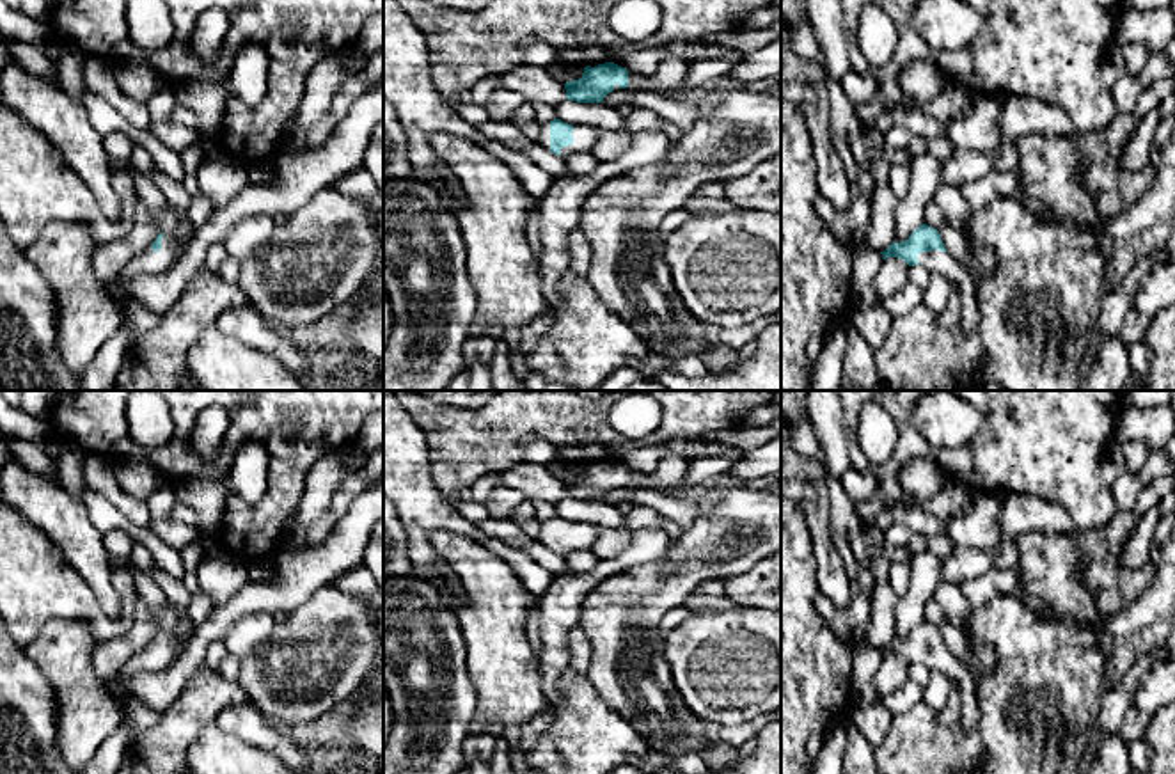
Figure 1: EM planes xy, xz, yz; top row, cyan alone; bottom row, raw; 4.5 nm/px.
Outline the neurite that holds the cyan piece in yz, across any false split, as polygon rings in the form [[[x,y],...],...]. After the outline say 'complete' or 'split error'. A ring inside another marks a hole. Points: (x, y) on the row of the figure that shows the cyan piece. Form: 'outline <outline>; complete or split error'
outline [[[921,224],[905,241],[893,241],[882,254],[882,259],[898,257],[909,266],[921,265],[928,272],[944,275],[950,284],[960,289],[962,312],[957,328],[973,336],[980,325],[980,311],[973,277],[964,263],[955,261],[946,250],[937,229]]]; split error

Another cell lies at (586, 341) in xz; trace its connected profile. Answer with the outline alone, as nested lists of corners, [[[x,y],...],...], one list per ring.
[[[579,227],[570,233],[568,256],[570,263],[557,279],[563,307],[557,311],[554,323],[547,328],[534,350],[525,355],[525,360],[529,371],[541,373],[547,383],[563,383],[579,391],[593,391],[612,371],[627,366],[632,359],[644,359],[650,355],[650,348],[632,327],[614,314],[593,291],[588,279],[591,247]]]

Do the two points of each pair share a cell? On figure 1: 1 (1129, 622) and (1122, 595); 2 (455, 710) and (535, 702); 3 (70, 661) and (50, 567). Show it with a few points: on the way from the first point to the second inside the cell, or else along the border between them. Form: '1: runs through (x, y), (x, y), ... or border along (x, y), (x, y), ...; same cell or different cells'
1: border along (1154, 576), (1147, 588), (1106, 622), (1111, 645); different cells
2: border along (465, 668), (474, 691), (474, 716), (469, 734); different cells
3: border along (98, 638), (82, 622), (48, 620), (27, 643); different cells

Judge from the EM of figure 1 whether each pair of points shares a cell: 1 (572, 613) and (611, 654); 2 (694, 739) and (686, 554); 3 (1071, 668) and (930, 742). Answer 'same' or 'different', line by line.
1: different
2: same
3: same

